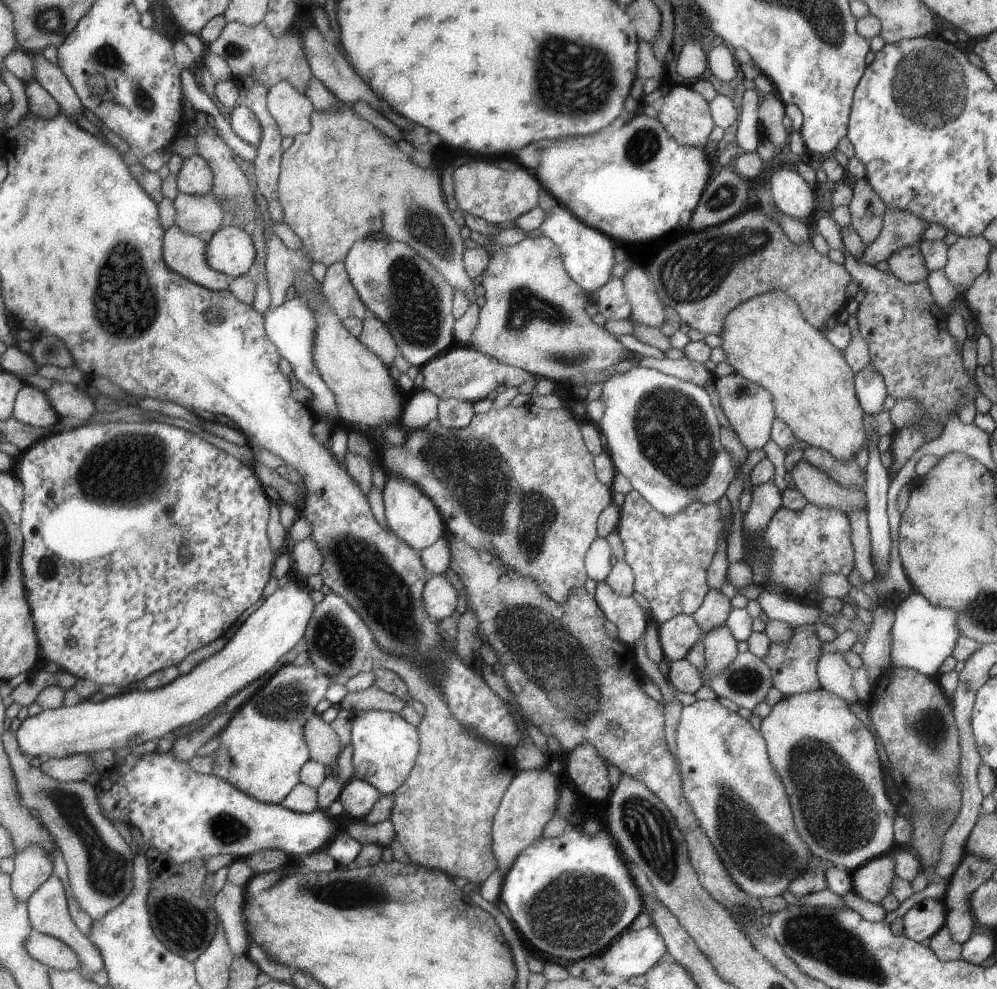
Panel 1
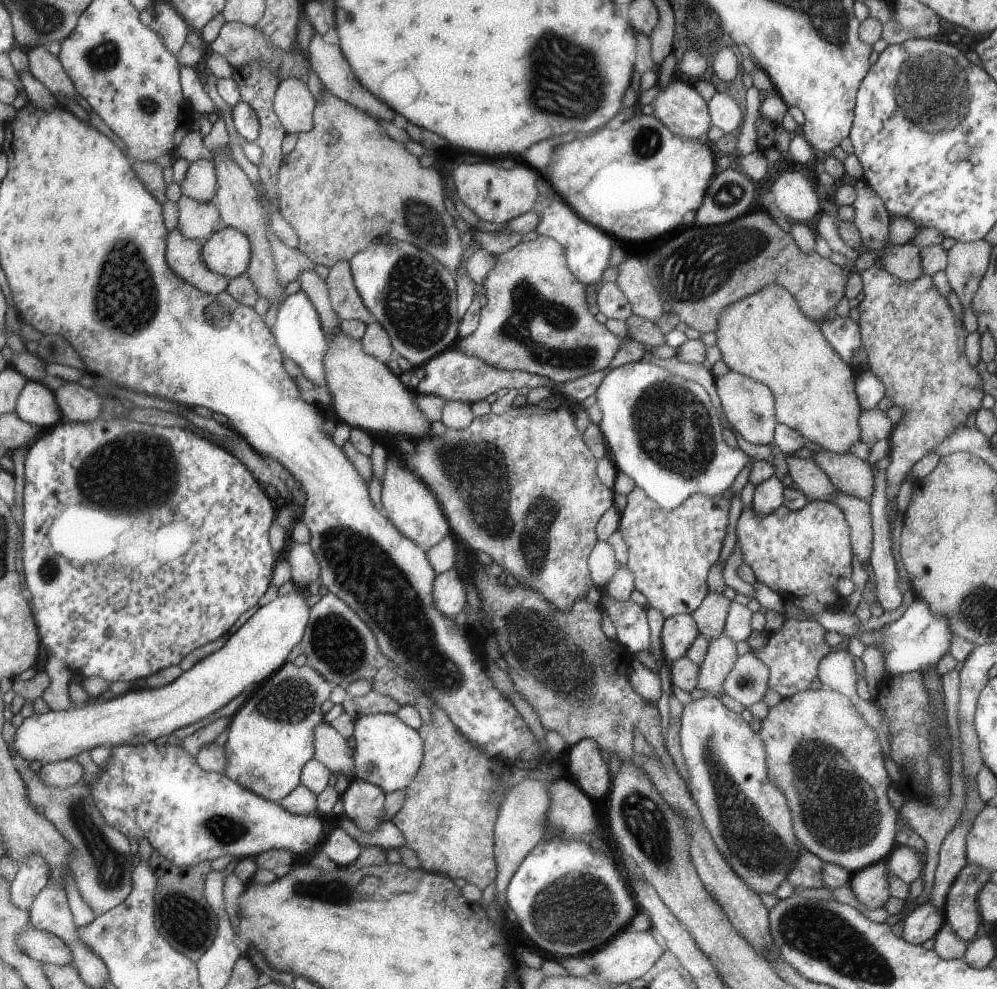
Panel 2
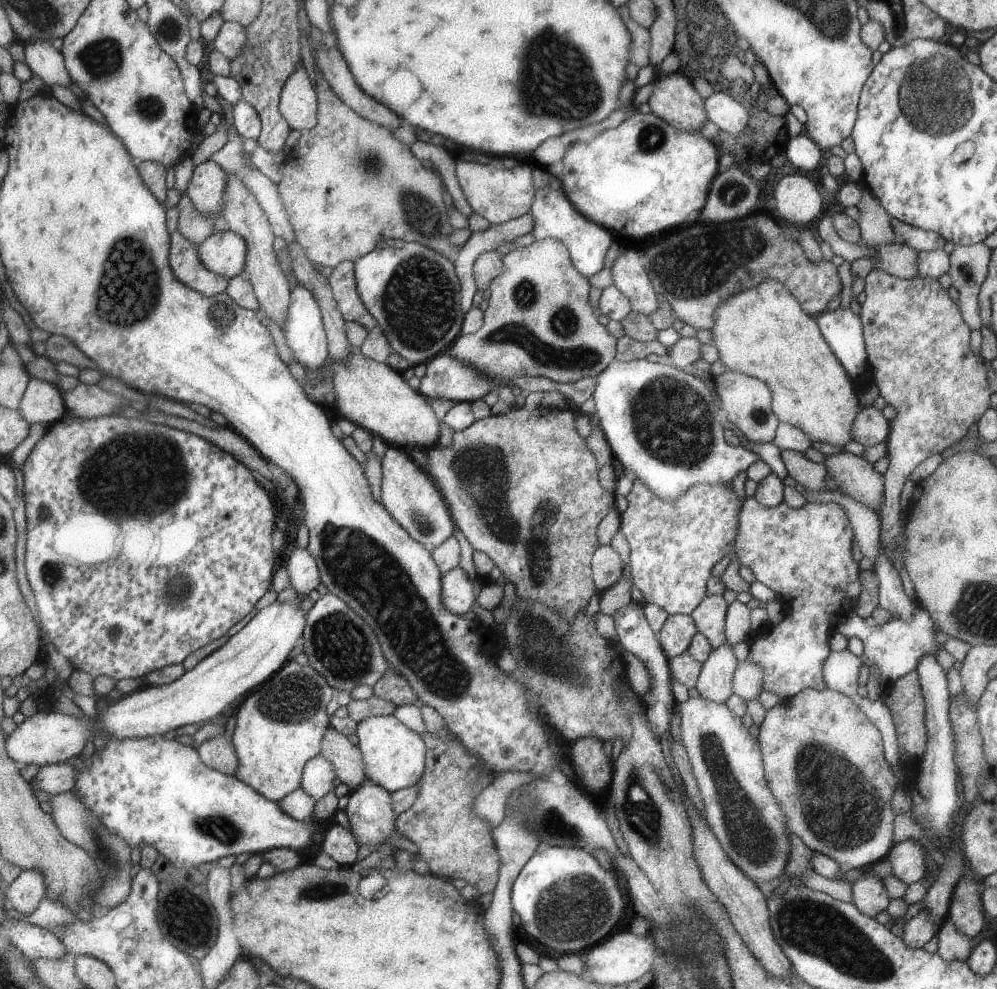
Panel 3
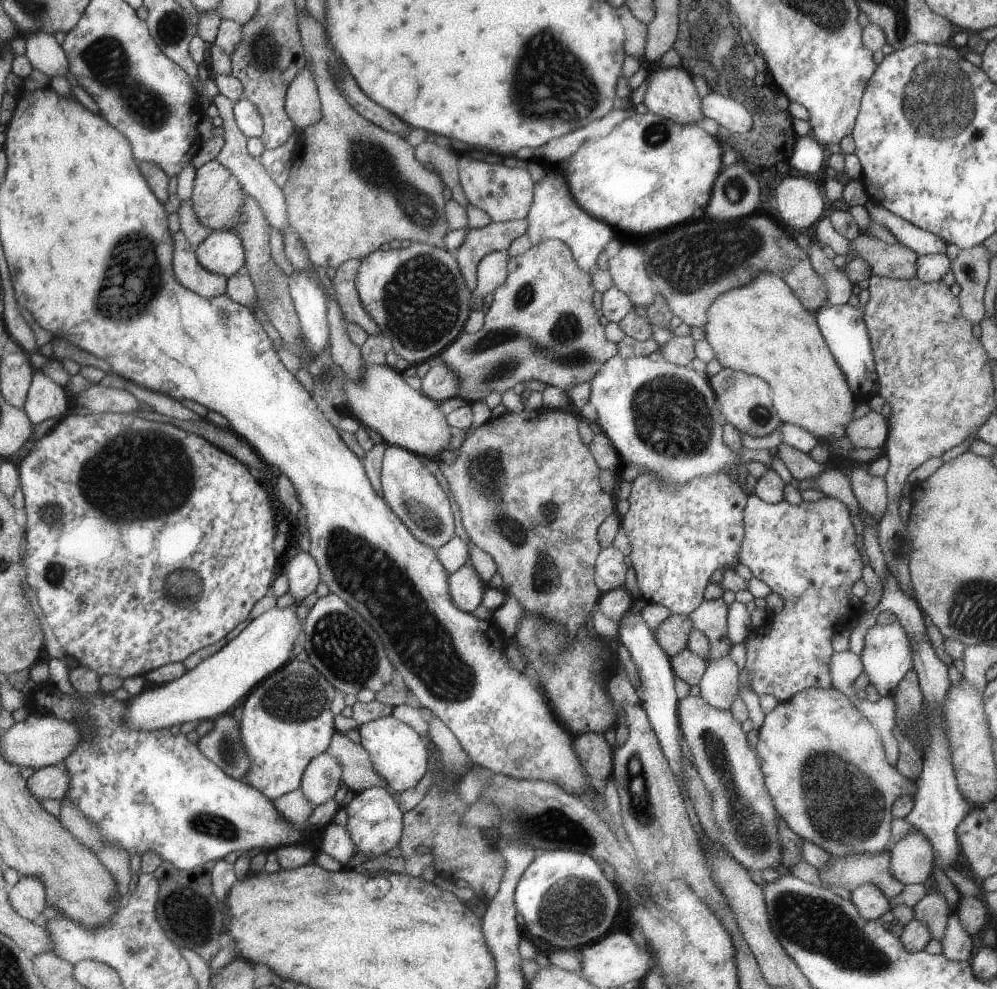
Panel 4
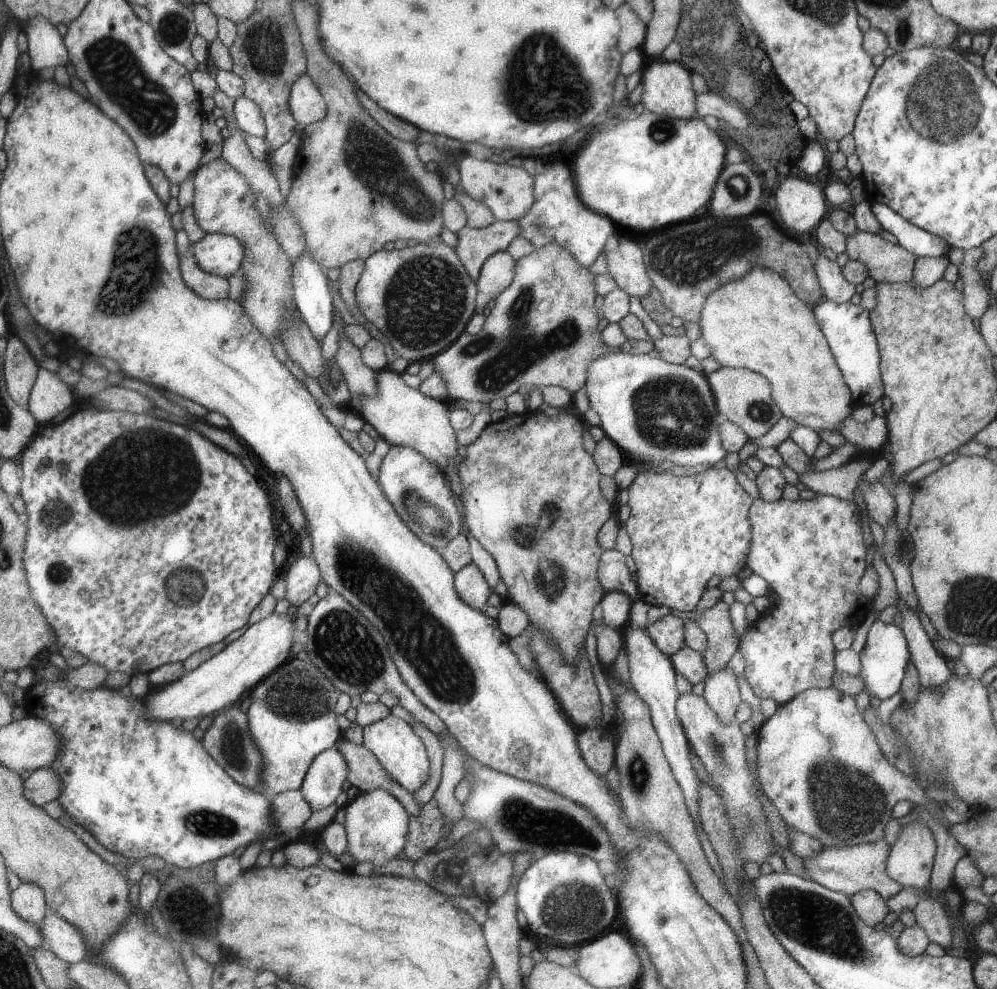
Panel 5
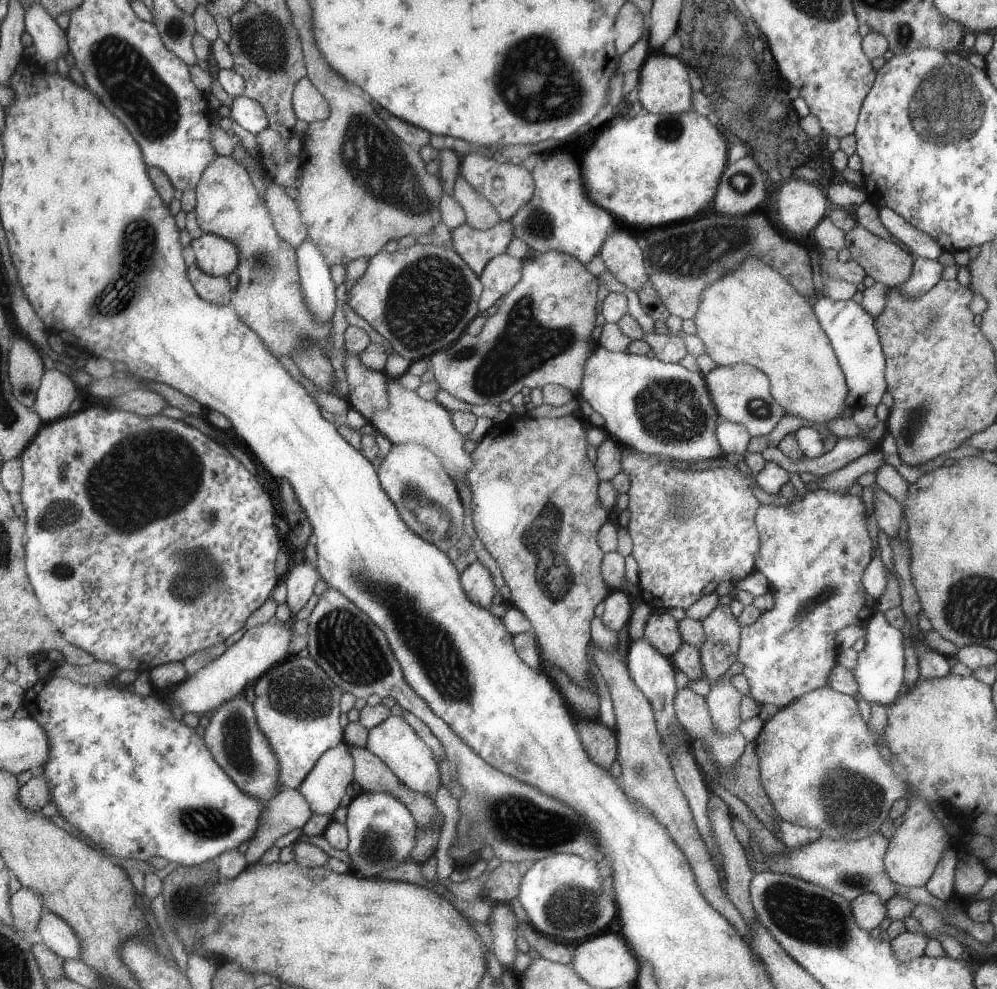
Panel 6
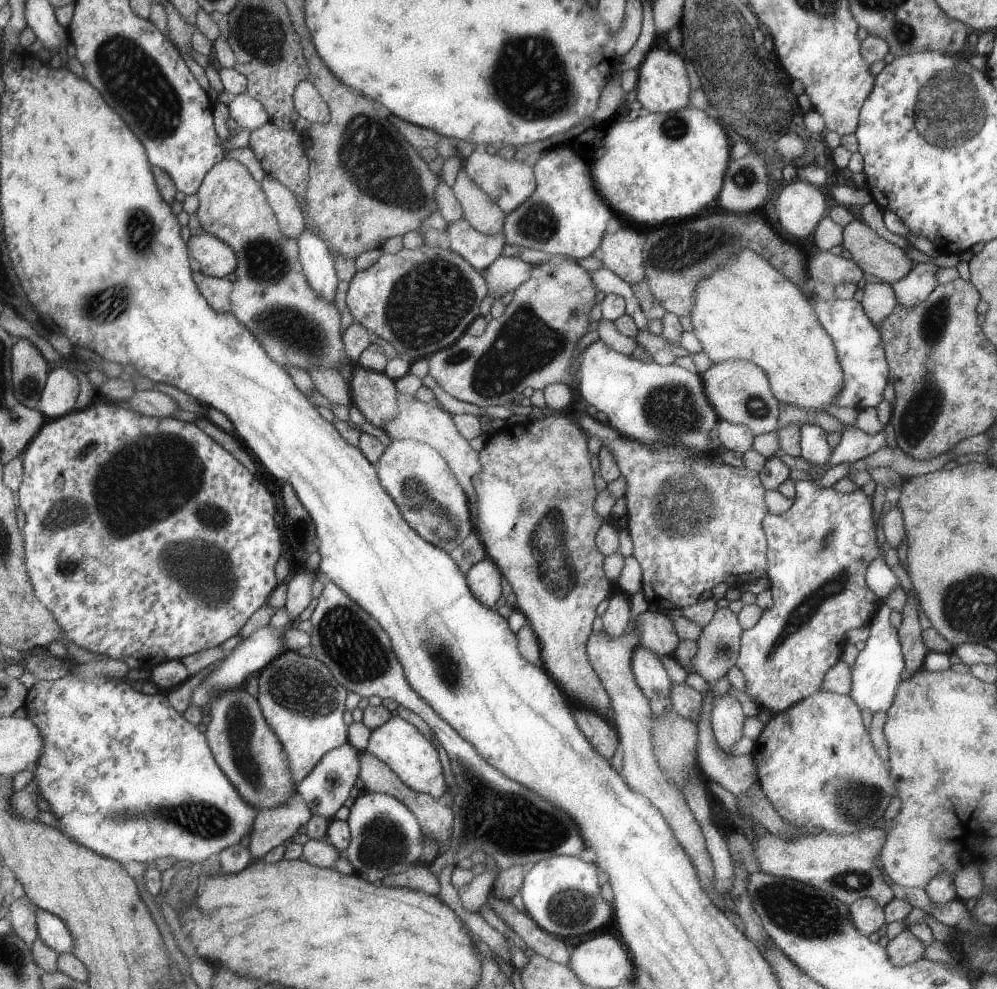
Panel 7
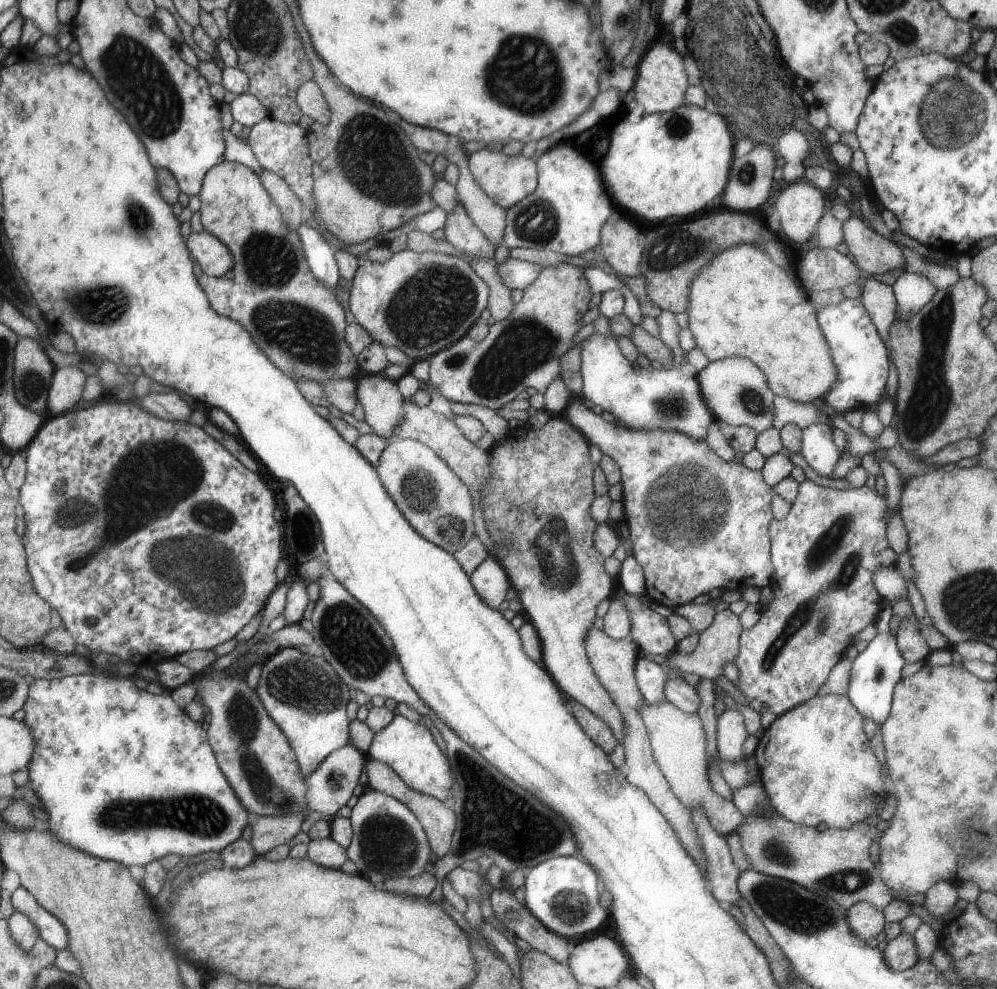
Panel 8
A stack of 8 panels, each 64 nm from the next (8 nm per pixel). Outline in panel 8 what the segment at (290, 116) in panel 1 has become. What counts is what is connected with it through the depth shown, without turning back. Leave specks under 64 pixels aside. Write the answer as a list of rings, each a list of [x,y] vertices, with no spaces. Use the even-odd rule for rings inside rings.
[[[307,81],[298,90],[298,103],[303,114],[326,126],[331,122],[332,108],[316,81]]]

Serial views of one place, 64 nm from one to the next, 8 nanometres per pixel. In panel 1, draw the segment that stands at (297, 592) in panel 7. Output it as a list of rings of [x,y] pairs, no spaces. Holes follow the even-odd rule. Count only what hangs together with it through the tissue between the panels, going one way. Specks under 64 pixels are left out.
[[[311,538],[299,541],[290,554],[292,560],[292,576],[306,581],[310,576],[321,573],[323,555],[319,552],[316,542]]]

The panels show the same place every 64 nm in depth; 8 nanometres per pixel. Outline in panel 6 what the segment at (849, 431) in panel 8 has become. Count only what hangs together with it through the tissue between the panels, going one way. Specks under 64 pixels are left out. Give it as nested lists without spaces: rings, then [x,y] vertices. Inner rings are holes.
[[[858,435],[839,438],[832,450],[815,459],[802,457],[798,460],[790,460],[777,446],[768,447],[761,455],[767,462],[776,463],[789,472],[796,472],[798,475],[808,472],[819,478],[850,464],[870,452],[876,445],[874,441]]]

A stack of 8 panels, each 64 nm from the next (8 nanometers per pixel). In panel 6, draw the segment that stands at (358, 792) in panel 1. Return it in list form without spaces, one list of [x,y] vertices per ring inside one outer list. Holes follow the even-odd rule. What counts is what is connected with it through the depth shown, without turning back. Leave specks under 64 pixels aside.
[[[360,792],[352,798],[347,809],[347,851],[355,873],[368,879],[379,878],[384,871],[411,859],[419,826],[403,801],[388,793]]]

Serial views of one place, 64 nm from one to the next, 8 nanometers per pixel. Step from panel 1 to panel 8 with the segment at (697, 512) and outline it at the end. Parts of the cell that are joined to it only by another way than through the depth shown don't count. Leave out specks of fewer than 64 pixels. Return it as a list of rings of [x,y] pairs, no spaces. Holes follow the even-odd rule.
[[[572,399],[564,416],[620,467],[625,512],[622,525],[632,540],[634,558],[643,568],[645,595],[650,601],[675,609],[714,588],[723,592],[727,589],[741,592],[748,587],[762,589],[770,586],[775,574],[770,535],[770,524],[774,519],[770,502],[774,492],[766,486],[761,470],[748,470],[741,460],[726,461],[718,457],[705,441],[680,431],[638,431],[608,422],[580,400]]]

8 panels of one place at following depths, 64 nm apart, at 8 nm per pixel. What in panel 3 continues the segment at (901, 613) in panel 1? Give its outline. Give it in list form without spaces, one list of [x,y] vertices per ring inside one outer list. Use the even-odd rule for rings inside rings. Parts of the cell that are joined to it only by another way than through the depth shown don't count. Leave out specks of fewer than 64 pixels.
[[[919,603],[910,620],[900,618],[884,625],[875,625],[865,618],[858,617],[853,610],[850,610],[845,615],[832,616],[831,623],[837,633],[848,638],[859,637],[864,644],[864,654],[862,654],[861,660],[867,666],[874,664],[878,668],[884,689],[890,686],[894,680],[899,680],[902,676],[916,671],[924,656],[935,656],[936,652],[940,648],[944,648],[944,644],[950,638],[948,634],[944,634],[942,630],[936,628],[934,618]]]

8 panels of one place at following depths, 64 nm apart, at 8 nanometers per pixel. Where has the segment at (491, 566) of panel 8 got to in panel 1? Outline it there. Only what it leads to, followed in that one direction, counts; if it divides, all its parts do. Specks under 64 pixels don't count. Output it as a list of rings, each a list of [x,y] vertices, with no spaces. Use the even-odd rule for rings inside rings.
[[[434,575],[430,577],[424,588],[423,602],[429,617],[440,622],[456,611],[458,592],[446,580],[445,575]]]

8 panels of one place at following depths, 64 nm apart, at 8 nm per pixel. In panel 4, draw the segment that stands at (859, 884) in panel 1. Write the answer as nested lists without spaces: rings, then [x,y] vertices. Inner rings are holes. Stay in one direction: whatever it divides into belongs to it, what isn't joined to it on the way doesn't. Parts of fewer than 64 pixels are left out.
[[[872,883],[860,885],[853,890],[850,900],[859,909],[860,916],[869,921],[880,921],[881,916],[892,909],[889,898]]]

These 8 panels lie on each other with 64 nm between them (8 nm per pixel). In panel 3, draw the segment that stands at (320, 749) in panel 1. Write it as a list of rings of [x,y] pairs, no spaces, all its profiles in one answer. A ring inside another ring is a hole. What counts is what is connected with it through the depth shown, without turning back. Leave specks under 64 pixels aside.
[[[333,728],[324,732],[322,751],[319,755],[324,756],[334,766],[336,777],[340,783],[346,783],[350,787],[349,791],[367,782],[360,748]]]

